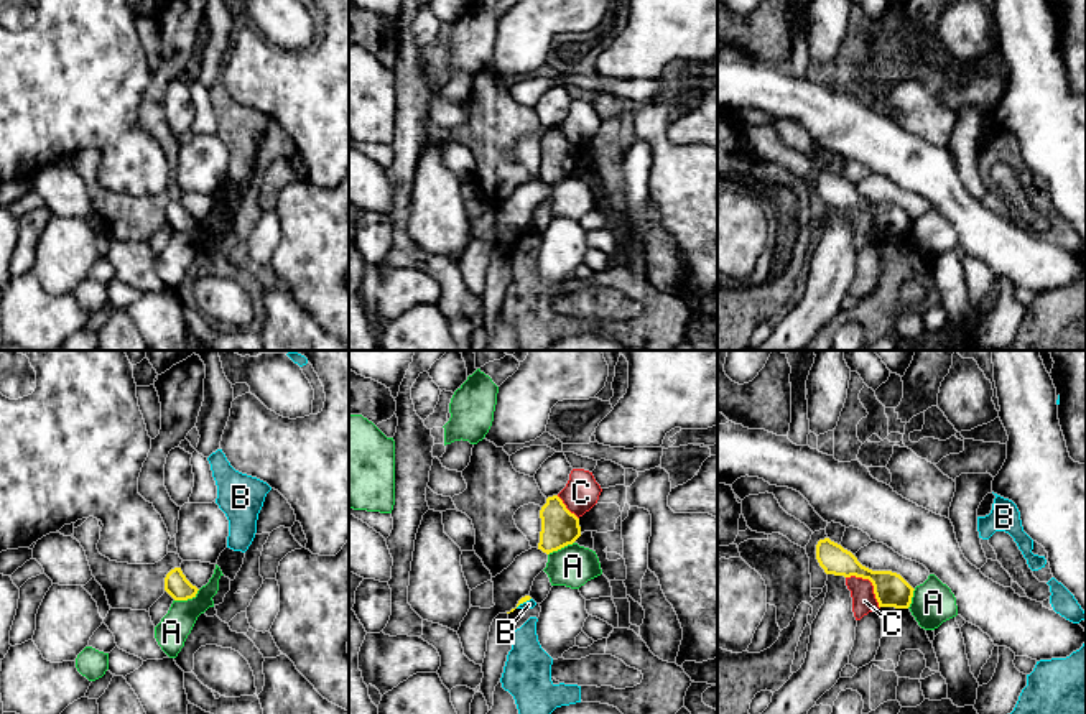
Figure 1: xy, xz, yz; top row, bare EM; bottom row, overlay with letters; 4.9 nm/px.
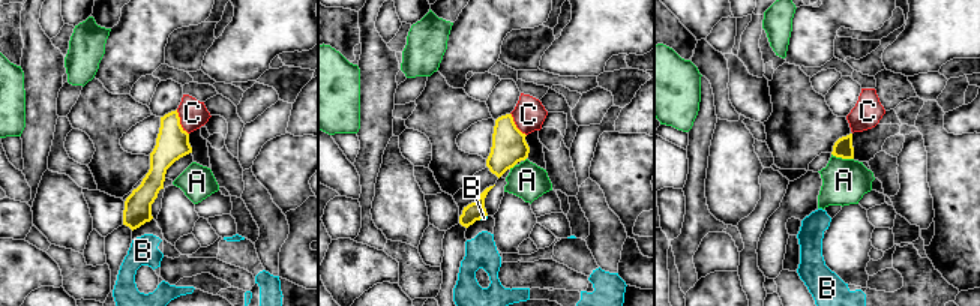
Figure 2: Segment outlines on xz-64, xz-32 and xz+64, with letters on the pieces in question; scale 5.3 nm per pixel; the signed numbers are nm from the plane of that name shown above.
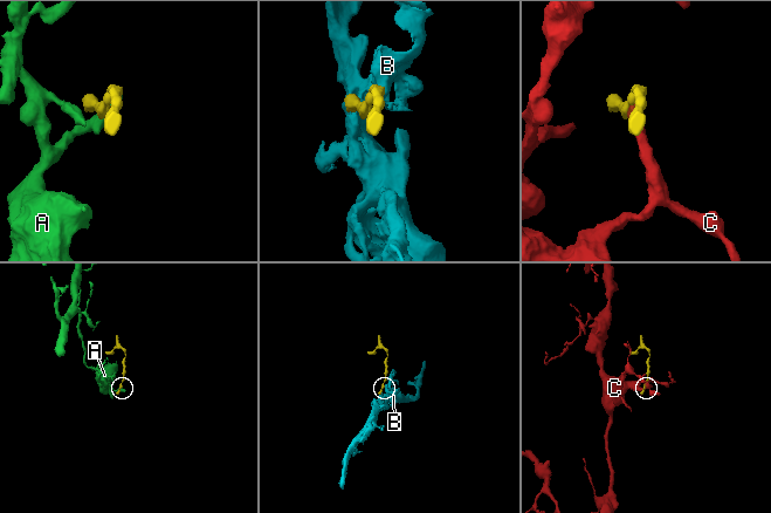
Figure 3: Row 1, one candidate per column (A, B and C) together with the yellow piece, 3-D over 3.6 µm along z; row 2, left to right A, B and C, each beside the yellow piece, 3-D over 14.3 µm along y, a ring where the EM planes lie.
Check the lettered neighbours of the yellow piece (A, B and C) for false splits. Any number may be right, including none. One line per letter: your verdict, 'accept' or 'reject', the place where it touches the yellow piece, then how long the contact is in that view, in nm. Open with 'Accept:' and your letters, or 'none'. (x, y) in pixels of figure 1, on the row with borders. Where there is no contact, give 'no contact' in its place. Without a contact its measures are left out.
Accept: none
A: reject | xy (186, 599) | 140 nm
B: reject | xz (522, 602) | 90 nm
C: reject | yz (871, 581) | 220 nm

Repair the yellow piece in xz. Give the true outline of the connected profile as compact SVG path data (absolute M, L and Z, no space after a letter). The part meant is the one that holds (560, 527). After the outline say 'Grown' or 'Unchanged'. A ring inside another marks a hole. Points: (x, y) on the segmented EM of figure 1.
M558 495L548 497L540 510L541 531L538 549L550 554L581 536L579 518L571 513Z. Unchanged

